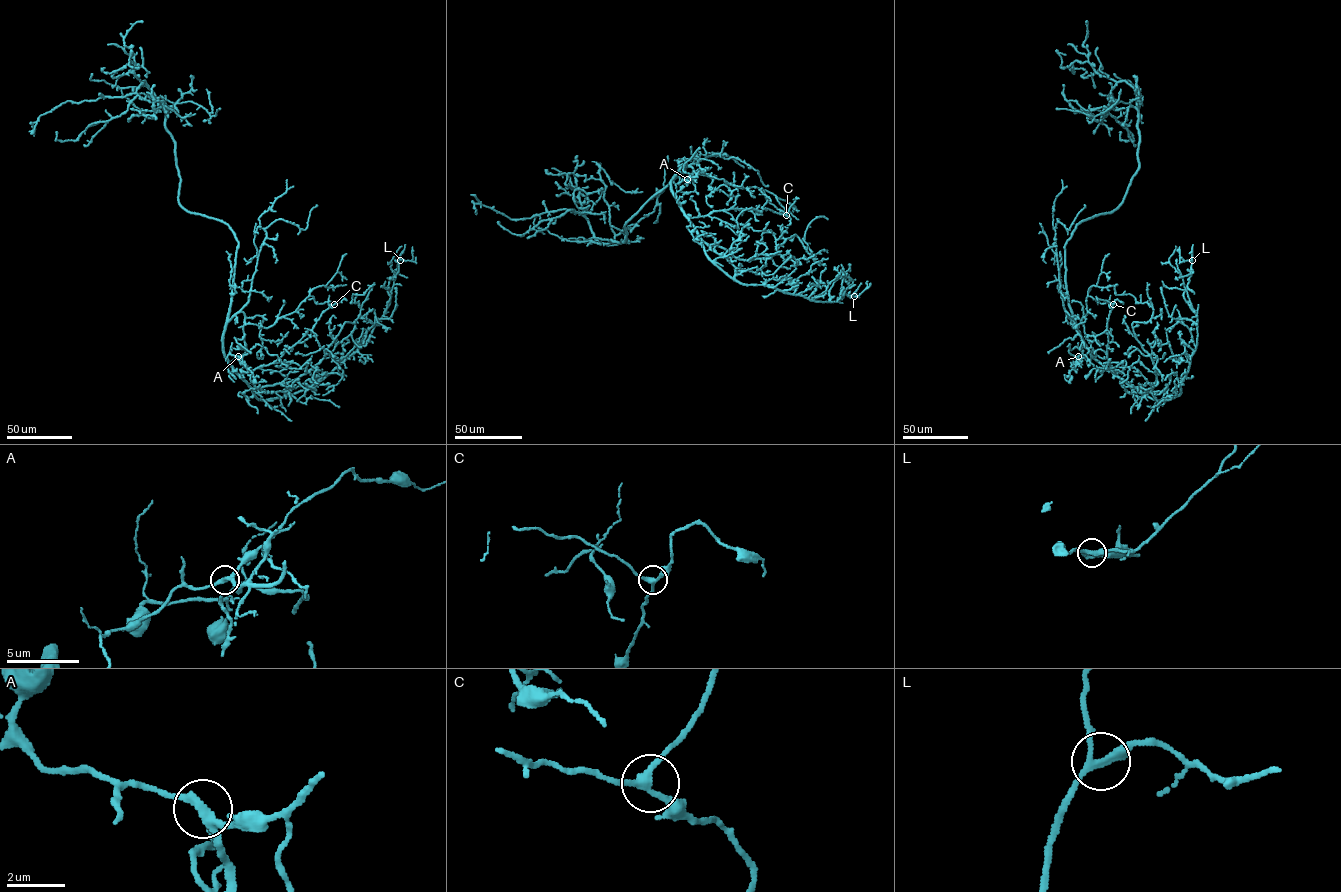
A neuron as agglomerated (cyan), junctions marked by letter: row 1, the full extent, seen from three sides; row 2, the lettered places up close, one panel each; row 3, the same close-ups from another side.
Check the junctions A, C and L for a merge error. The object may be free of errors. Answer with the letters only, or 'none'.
A

